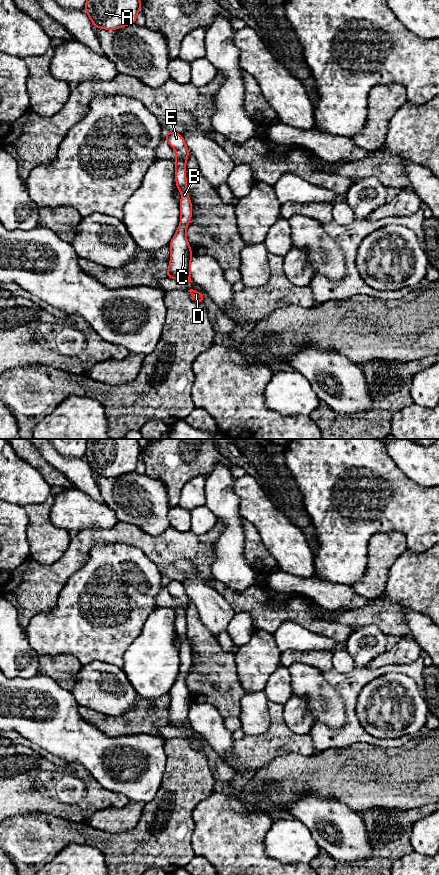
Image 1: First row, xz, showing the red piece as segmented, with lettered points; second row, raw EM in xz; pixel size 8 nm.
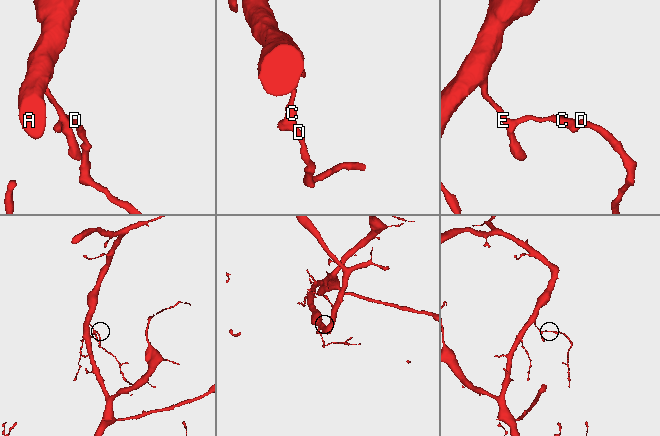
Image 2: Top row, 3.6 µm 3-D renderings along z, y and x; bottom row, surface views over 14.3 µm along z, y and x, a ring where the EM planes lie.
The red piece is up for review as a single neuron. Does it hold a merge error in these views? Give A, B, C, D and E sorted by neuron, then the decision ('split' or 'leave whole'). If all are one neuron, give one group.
A B C D E; leave whole

